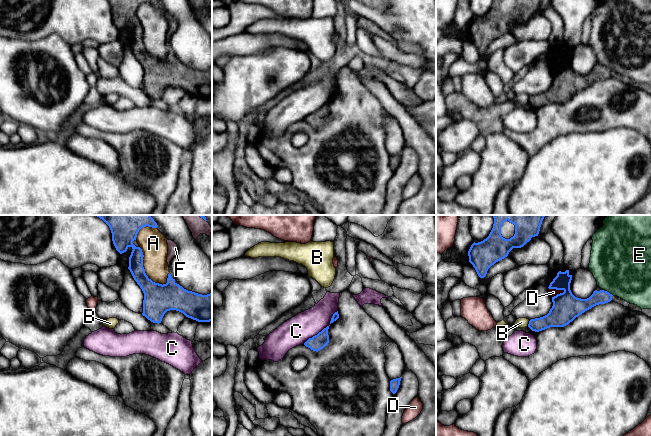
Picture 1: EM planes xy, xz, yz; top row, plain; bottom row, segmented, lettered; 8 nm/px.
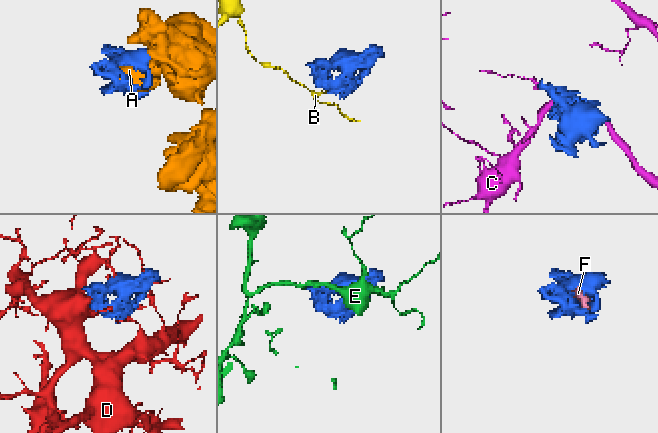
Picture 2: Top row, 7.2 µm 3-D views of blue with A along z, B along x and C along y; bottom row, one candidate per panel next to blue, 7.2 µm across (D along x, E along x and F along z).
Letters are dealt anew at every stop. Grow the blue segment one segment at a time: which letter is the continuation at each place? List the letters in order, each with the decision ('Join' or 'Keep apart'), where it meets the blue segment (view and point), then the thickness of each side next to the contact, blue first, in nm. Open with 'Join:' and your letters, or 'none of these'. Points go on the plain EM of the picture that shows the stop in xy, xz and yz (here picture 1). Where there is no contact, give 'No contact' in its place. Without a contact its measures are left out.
Join: F
A: Keep apart. Touches blue at xy (144, 47). Thickness 240 nm (blue) against 220 nm
B: Keep apart. Touches blue at yz (529, 99). Thickness 180 nm (blue) against 80 nm
C: Keep apart. Touches blue at xz (324, 104). Thickness 120 nm (blue) against 220 nm
D: Keep apart. Touches blue at yz (557, 65). Thickness 220 nm (blue) against 60 nm
E: Keep apart. Touches blue at yz (608, 68). Thickness 110 nm (blue) against 480 nm
F: Join. Touches blue at xy (174, 58). Thickness 240 nm (blue) against 20 nm

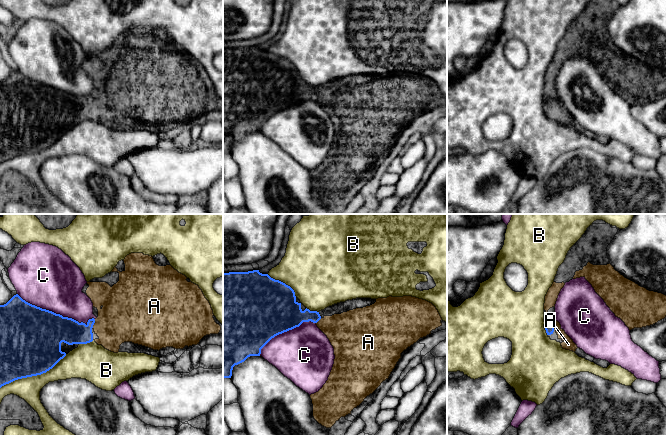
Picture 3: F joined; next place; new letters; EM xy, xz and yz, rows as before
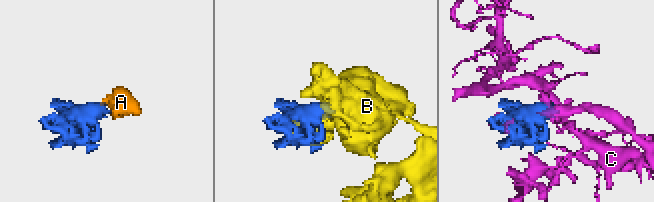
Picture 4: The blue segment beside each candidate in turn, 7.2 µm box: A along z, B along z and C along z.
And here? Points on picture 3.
Join: A
A: Join. Touches blue at xy (94, 98). Thickness 200 nm (blue) against 400 nm
B: Keep apart. Touches blue at xy (33, 151). Thickness 500 nm (blue) against 180 nm
C: Keep apart. Touches blue at xy (55, 89). Thickness 460 nm (blue) against 460 nm

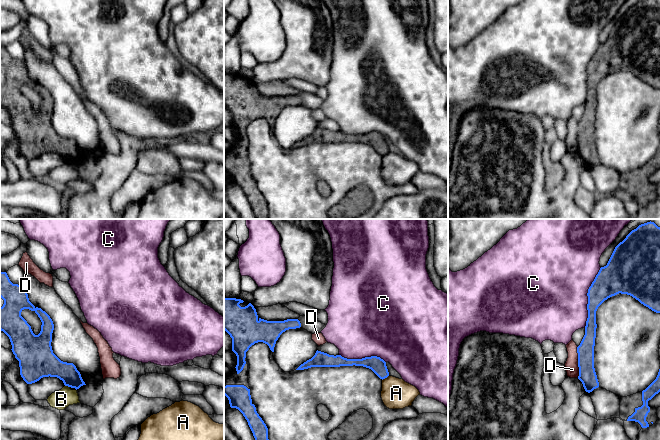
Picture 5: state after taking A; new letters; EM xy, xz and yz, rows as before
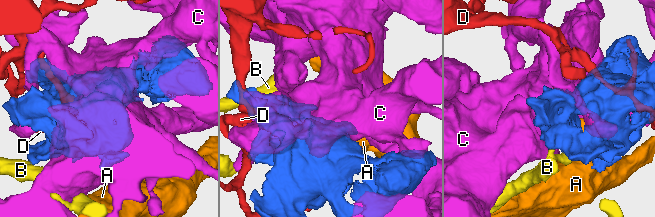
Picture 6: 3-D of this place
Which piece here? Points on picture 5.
Join: none of these
A: Keep apart. Touches blue at xz (385, 153). Thickness 120 nm (blue) against 240 nm
B: Keep apart. Touches blue at xy (67, 161). Thickness 220 nm (blue) against 150 nm
C: Keep apart. Touches blue at yz (588, 73). Thickness 260 nm (blue) against 480 nm
D: Keep apart. Touches blue at yz (578, 138). Thickness 140 nm (blue) against 110 nm

